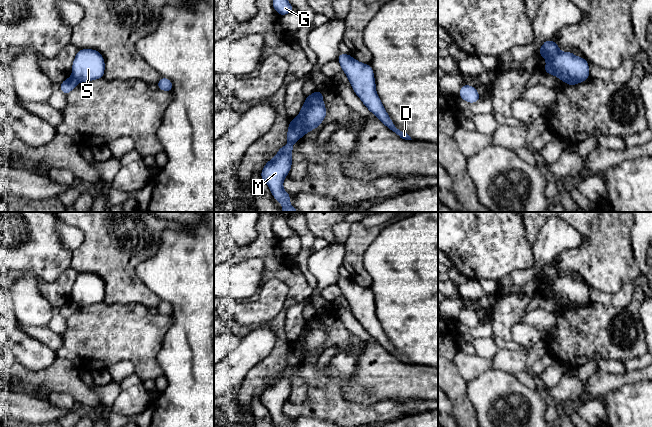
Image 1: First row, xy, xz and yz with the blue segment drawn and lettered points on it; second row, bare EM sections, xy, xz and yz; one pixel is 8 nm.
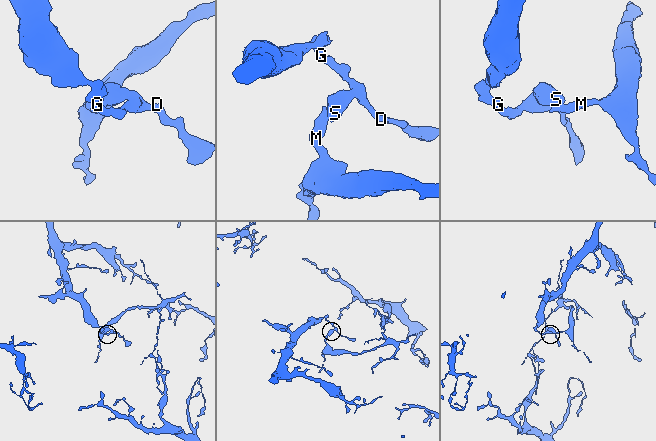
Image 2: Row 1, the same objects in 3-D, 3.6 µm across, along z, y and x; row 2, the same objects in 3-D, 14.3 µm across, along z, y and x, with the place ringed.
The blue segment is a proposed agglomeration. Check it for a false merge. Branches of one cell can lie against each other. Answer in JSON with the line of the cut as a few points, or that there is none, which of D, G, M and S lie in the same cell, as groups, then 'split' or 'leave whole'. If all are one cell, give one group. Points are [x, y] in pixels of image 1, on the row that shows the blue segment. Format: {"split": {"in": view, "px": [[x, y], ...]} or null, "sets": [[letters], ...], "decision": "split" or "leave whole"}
{"split": {"in": "xz", "px": [[297, 116], [300, 137]]}, "sets": [["D", "G", "S"], ["M"]], "decision": "split"}

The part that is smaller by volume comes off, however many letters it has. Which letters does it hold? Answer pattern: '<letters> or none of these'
M

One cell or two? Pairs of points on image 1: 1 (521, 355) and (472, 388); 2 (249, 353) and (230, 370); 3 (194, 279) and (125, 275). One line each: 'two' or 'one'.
1: two
2: one
3: two

